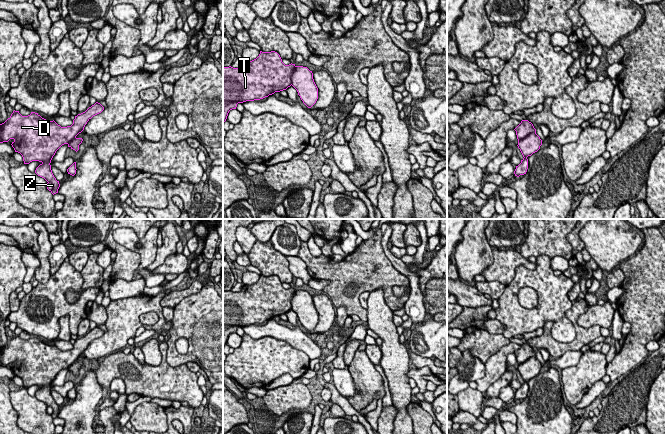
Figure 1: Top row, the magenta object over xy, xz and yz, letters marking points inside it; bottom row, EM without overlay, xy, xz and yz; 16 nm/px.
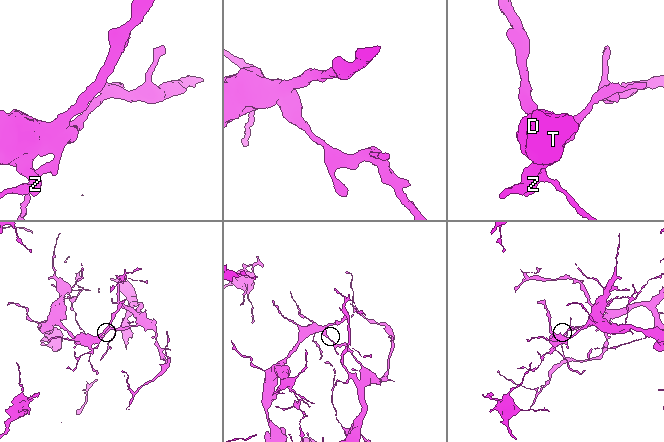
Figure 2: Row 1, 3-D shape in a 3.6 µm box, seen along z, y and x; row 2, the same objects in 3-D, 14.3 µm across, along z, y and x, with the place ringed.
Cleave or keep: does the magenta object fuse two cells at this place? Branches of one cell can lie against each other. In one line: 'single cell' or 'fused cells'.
fused cells

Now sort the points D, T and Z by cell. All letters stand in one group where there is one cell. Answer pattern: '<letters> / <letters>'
D T / Z

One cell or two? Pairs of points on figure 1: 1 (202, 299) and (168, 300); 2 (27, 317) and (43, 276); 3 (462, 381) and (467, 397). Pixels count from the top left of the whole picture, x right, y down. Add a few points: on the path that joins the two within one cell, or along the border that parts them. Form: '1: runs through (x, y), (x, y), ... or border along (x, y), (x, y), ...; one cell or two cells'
1: border along (201, 289), (185, 296), (173, 309); two cells
2: border along (51, 275), (46, 282), (39, 283); two cells
3: border along (468, 386), (457, 394); two cells

